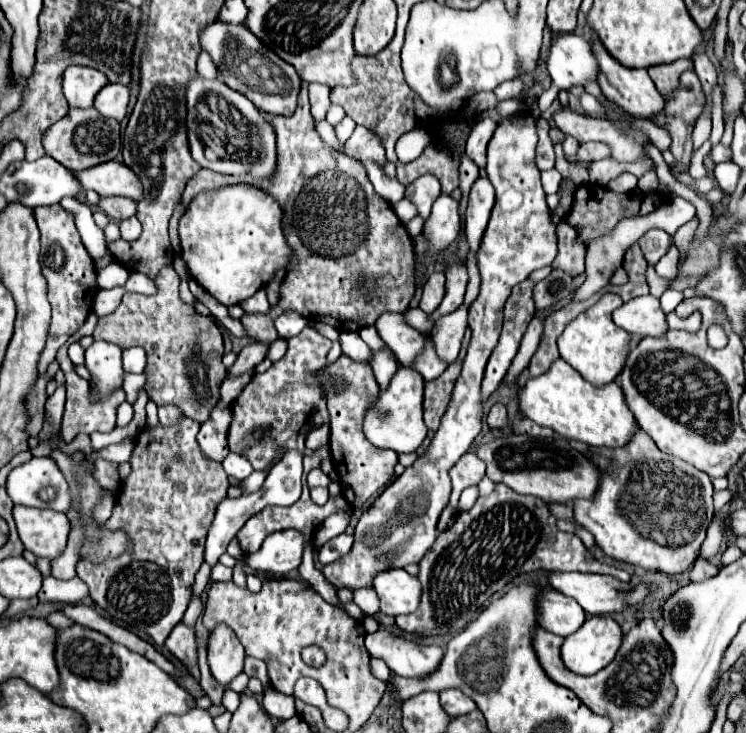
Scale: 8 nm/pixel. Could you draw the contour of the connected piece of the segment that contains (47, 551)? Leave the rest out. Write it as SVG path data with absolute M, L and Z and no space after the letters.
M14 506L14 520L24 548L36 556L56 558L64 550L70 532L66 514L30 506Z

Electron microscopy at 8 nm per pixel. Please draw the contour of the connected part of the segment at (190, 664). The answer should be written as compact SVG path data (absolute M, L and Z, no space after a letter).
M180 622L172 630L172 634L168 636L168 642L164 646L184 664L184 668L190 672L190 676L200 678L198 664L196 664L196 634L194 634L194 628L188 628Z

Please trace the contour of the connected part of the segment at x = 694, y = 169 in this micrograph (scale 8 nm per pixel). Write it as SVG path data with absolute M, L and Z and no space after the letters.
M706 140L704 144L702 144L702 148L698 148L693 152L691 164L689 168L689 174L694 179L701 179L706 176L706 170L704 169L703 160L710 152L710 148L712 148L712 144L710 144L710 140Z

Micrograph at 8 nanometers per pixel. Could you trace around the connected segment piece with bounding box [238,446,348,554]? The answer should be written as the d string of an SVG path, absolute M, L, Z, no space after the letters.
M324 446L324 448L316 450L316 452L314 452L314 456L304 456L302 494L300 496L300 500L292 504L290 507L266 506L262 512L254 514L254 516L252 516L252 518L250 518L250 520L242 526L242 530L238 532L238 540L240 540L240 548L242 548L242 552L244 552L244 554L254 554L254 552L258 552L258 550L260 550L260 546L262 546L262 542L264 542L264 538L266 538L268 534L272 534L272 532L278 532L278 530L296 528L296 530L300 530L300 532L304 532L304 534L312 536L312 534L316 532L316 528L318 528L318 526L320 526L320 524L322 524L322 522L324 522L330 514L334 514L334 512L342 510L344 506L348 506L348 504L346 504L346 500L344 500L344 496L330 498L324 506L318 506L318 504L314 504L314 502L312 502L312 498L310 497L310 488L307 484L307 475L312 468L318 468L318 466L320 466L322 458L330 458L330 450L328 450L328 446Z

